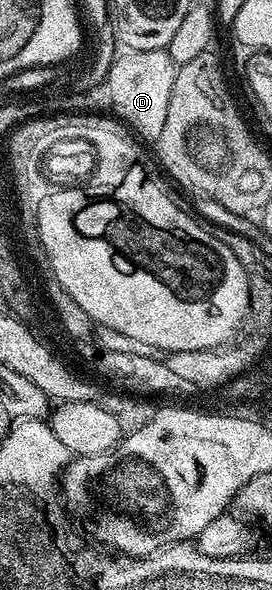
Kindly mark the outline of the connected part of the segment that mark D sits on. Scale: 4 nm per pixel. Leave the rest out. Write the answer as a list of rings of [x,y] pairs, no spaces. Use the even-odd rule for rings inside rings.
[[[157,48],[156,50],[136,50],[135,52],[129,50],[122,50],[117,53],[114,61],[111,64],[111,70],[105,78],[104,84],[108,89],[108,96],[110,92],[110,100],[114,103],[114,108],[116,111],[117,119],[122,121],[131,132],[133,132],[138,138],[141,138],[143,141],[156,142],[160,138],[160,130],[164,130],[164,118],[168,118],[168,98],[172,98],[172,82],[174,81],[174,74],[176,71],[176,65],[173,58],[170,57],[169,51],[165,48]]]

